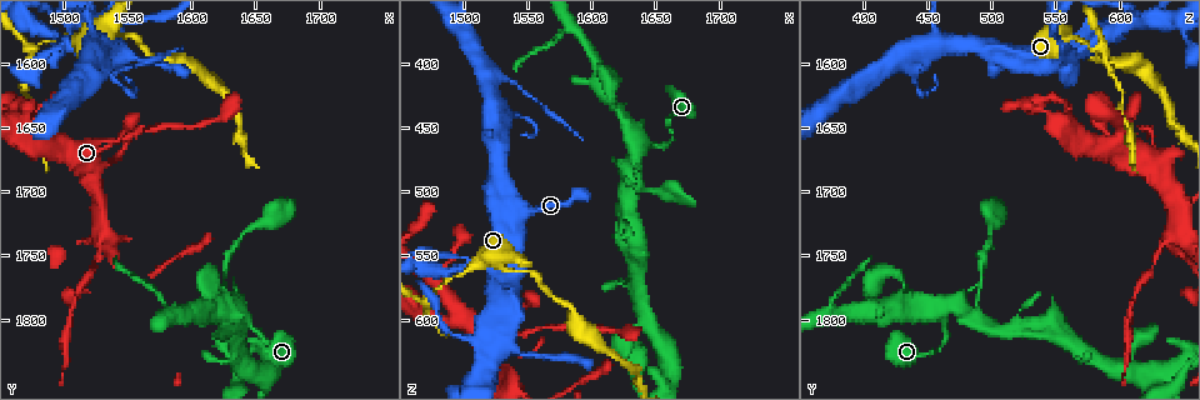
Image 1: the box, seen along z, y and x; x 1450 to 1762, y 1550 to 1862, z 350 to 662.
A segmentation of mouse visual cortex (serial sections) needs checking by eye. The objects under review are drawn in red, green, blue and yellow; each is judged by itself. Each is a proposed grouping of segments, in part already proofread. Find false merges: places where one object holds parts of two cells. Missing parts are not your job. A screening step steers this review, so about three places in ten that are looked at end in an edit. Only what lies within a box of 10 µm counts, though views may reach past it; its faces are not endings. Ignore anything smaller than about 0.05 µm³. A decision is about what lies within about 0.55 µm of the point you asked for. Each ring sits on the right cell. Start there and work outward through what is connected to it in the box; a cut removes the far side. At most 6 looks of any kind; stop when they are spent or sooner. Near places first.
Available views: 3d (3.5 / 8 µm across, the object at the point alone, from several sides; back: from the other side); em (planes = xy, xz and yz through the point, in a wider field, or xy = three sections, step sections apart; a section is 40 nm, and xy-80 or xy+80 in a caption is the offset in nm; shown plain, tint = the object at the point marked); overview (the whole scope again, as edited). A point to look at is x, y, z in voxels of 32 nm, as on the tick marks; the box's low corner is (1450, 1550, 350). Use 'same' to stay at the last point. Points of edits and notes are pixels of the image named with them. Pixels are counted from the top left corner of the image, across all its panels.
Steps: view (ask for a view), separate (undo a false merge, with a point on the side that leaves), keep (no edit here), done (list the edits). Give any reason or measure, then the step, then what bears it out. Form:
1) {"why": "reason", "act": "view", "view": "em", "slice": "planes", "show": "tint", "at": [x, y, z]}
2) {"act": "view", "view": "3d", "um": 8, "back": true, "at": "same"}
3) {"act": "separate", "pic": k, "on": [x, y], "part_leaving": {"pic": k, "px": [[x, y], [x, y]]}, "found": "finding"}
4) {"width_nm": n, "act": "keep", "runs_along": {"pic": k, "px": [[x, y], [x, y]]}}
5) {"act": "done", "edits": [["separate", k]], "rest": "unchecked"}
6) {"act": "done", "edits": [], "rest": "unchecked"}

{"why": "sudden change in width", "act": "view", "view": "3d", "um": 3.5, "back": true, "at": [1546, 1578, 560]}

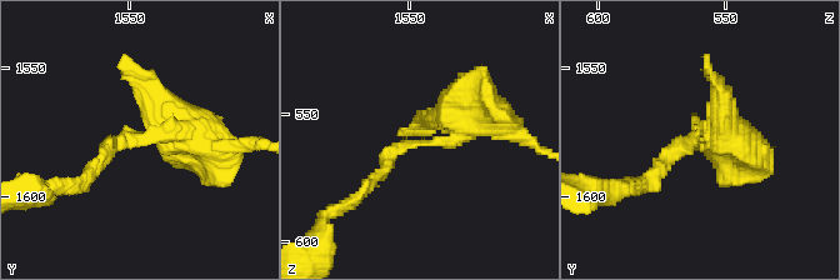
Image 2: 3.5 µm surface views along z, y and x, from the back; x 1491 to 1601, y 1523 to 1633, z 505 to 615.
{"arm_widths_nm": [150, 500], "act": "view", "view": "em", "slice": "xy", "step": 2, "show": "tint", "at": [1543, 1578, 562]}

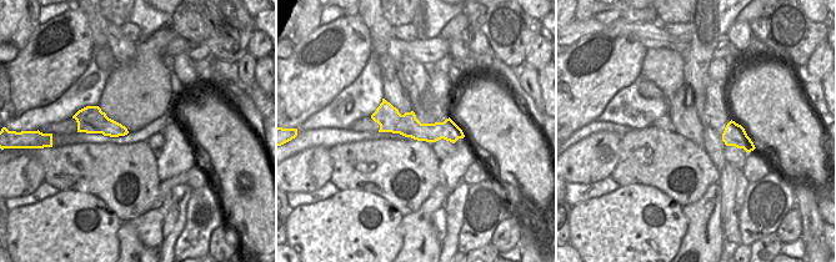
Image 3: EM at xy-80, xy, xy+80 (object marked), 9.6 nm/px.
{"act": "separate", "pic": 2, "on": [118, 144], "part_leaving": {"pic": 2, "px": [[173, 135], [115, 143], [84, 181]]}, "found": "two cells meet here"}

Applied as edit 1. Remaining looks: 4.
{"act": "view", "view": "overview"}

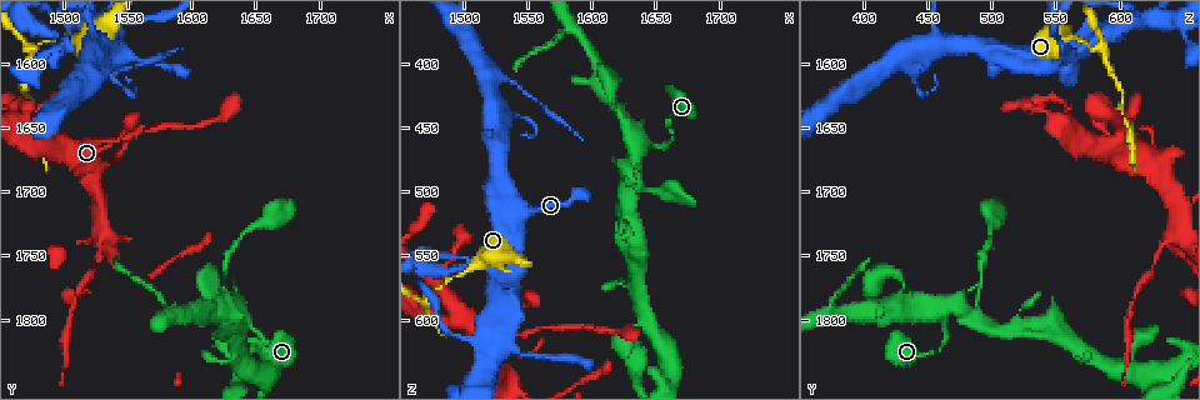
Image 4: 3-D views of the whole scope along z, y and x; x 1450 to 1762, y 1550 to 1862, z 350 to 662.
{"why": "thin neck", "act": "view", "view": "3d", "um": 8, "at": [1526, 1760, 628]}

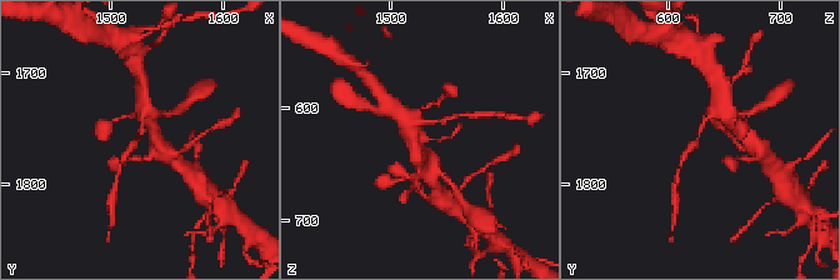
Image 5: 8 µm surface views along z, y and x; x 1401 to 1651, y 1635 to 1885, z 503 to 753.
{"arm_widths_nm": [200, 250], "why": "shape alone is not enough", "act": "view", "view": "em", "slice": "xy", "step": 2, "show": "tint", "at": "same"}

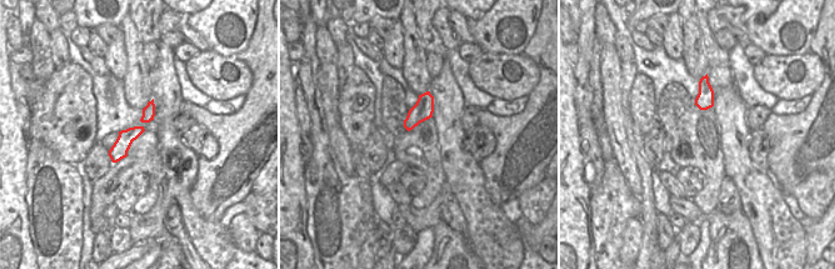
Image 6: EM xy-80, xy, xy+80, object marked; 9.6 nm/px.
{"act": "keep", "runs_along": {"pic": 5, "px": [[716, 109], [708, 116], [681, 164]]}, "found": "one cell here"}

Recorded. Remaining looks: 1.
{"act": "done", "edits": [["separate", 2]], "rest": "unchecked"}

